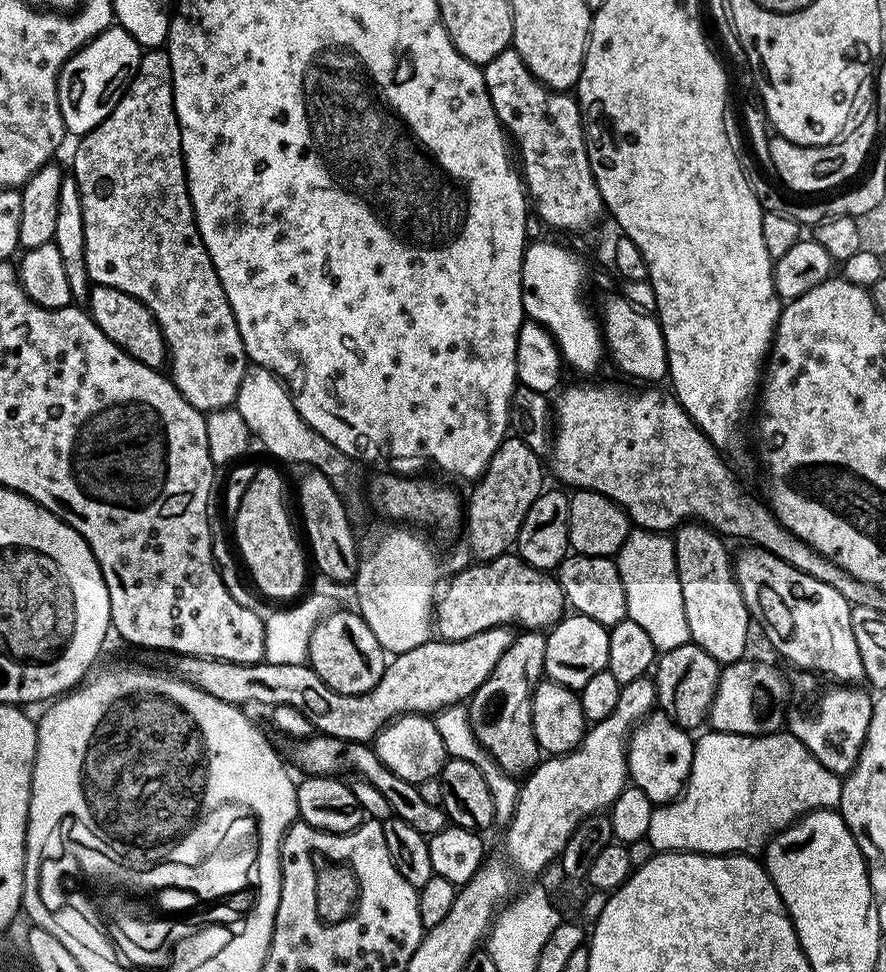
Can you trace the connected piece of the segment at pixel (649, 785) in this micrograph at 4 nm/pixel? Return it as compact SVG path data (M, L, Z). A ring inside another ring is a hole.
M656 710L644 717L628 737L628 779L656 806L671 804L684 791L694 758L694 740L670 717Z

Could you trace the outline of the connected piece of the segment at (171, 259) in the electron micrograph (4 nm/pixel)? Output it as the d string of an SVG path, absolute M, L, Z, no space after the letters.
M145 51L140 57L138 70L132 81L129 82L124 96L118 102L118 106L114 106L112 113L97 128L79 137L75 143L76 153L72 156L70 172L71 175L76 177L78 190L82 198L82 222L86 226L86 254L84 257L86 258L89 281L93 285L105 284L111 288L122 290L126 294L138 298L138 302L147 306L164 335L166 352L170 357L170 368L172 364L170 379L177 390L186 398L186 402L190 402L190 406L194 406L199 412L205 414L233 407L236 403L238 386L242 386L242 378L250 367L250 361L244 349L242 334L238 334L238 322L234 322L234 310L226 298L226 290L222 290L222 282L214 270L214 262L202 242L202 234L196 225L196 215L192 209L190 194L188 193L188 175L184 169L184 151L180 149L180 123L174 110L172 67L167 51Z

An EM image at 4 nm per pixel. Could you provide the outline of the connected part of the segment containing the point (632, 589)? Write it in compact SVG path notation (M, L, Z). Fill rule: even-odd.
M633 527L614 559L618 574L622 574L622 586L626 589L628 619L638 622L638 626L646 630L650 642L654 642L660 652L689 643L692 635L690 626L686 626L686 610L682 606L682 582L678 582L673 537Z

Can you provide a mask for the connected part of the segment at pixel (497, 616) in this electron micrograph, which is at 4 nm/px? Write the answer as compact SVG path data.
M505 554L483 562L473 562L451 577L448 589L439 593L434 604L434 632L442 640L465 640L482 630L515 626L520 630L548 630L566 612L564 591L555 575L530 566L519 554Z

